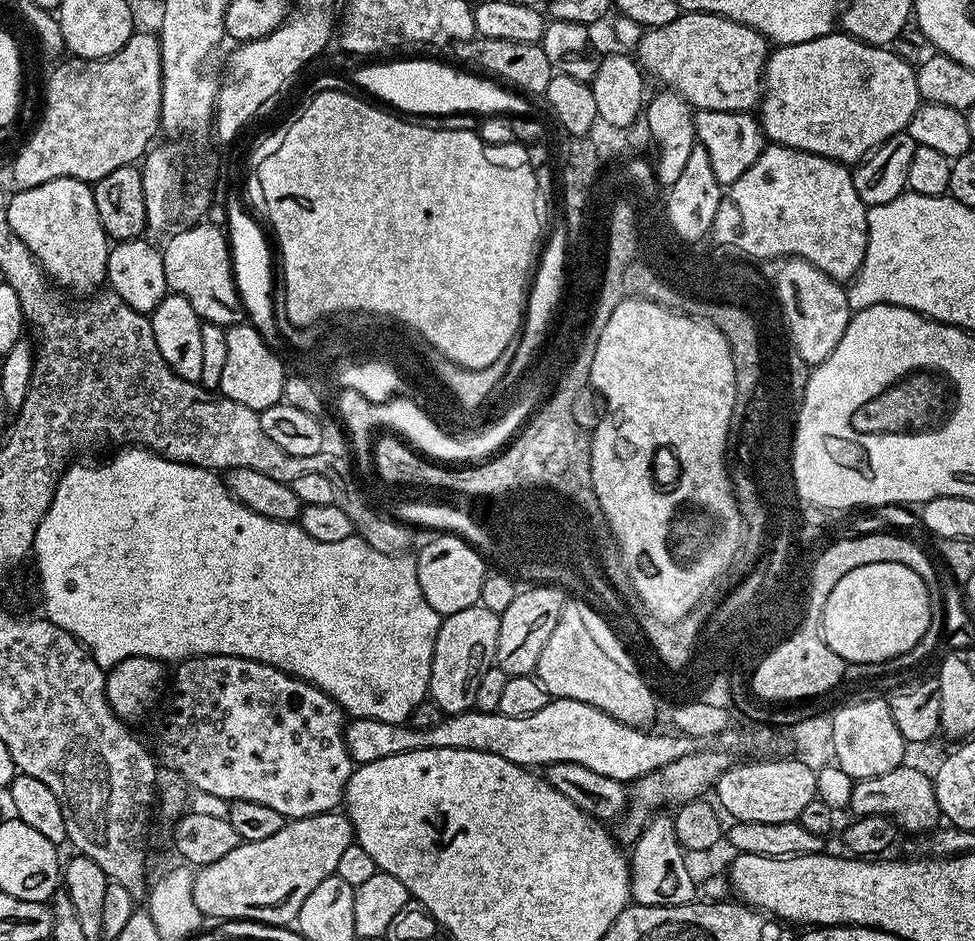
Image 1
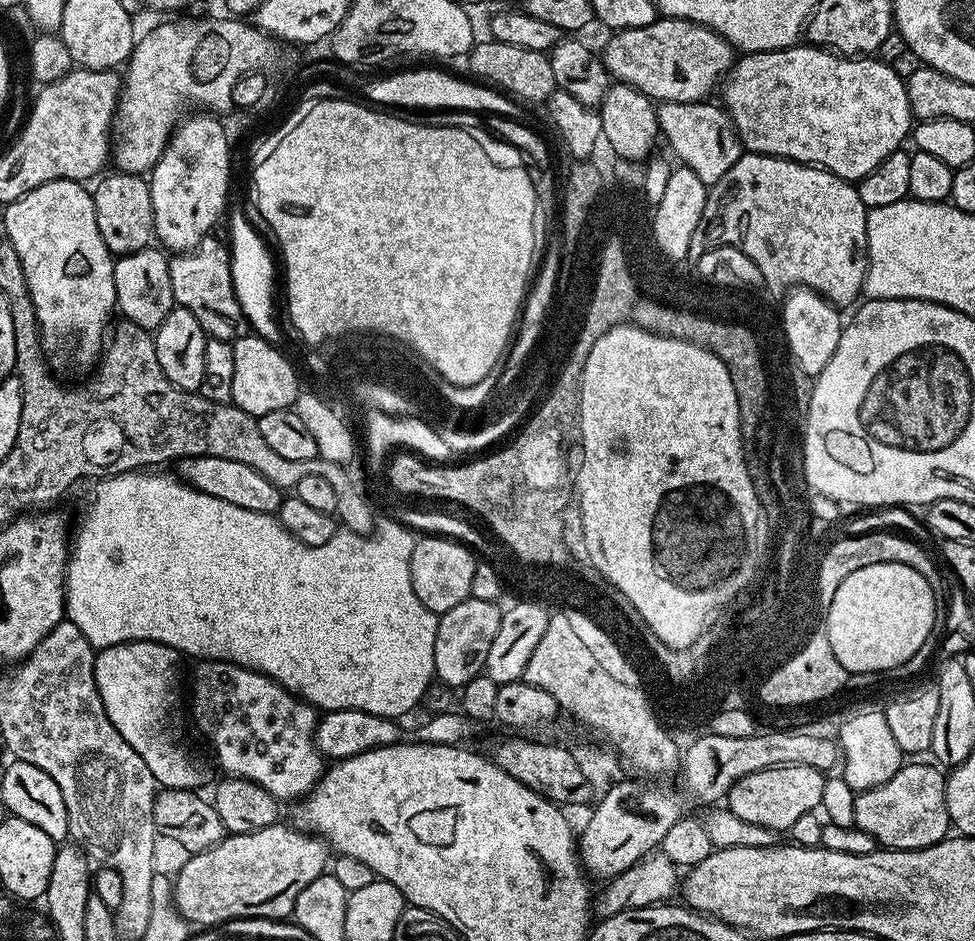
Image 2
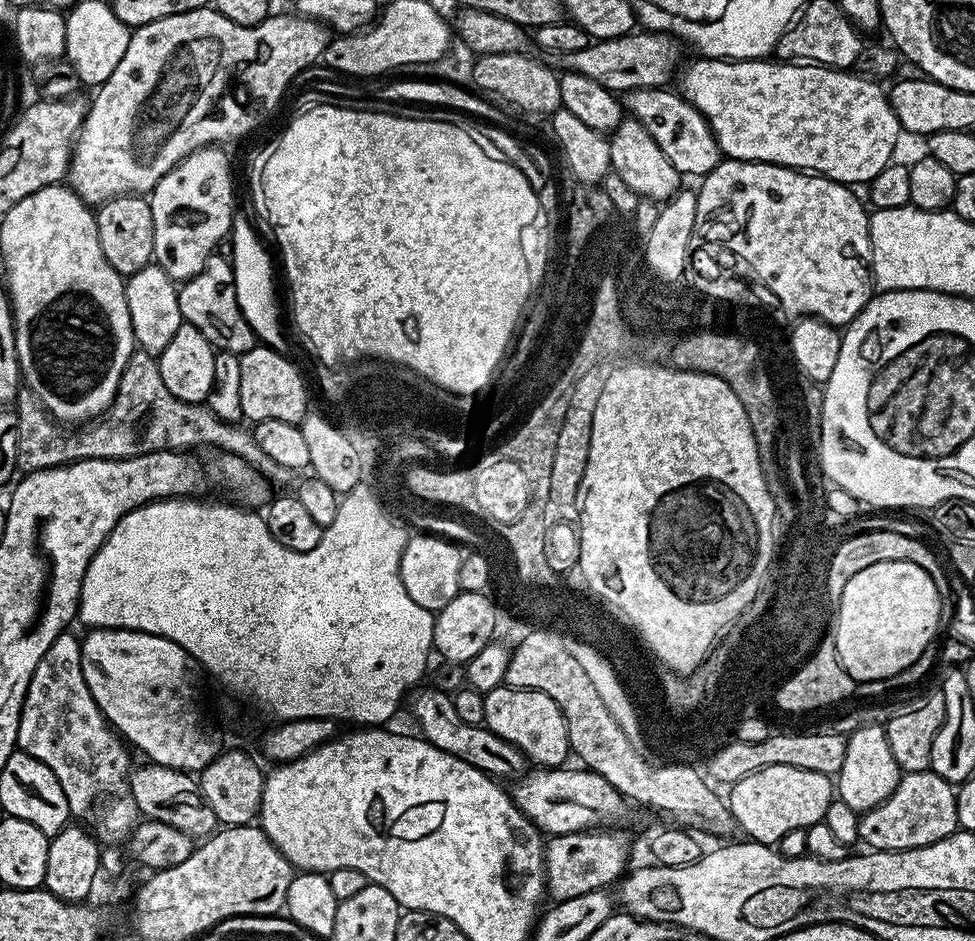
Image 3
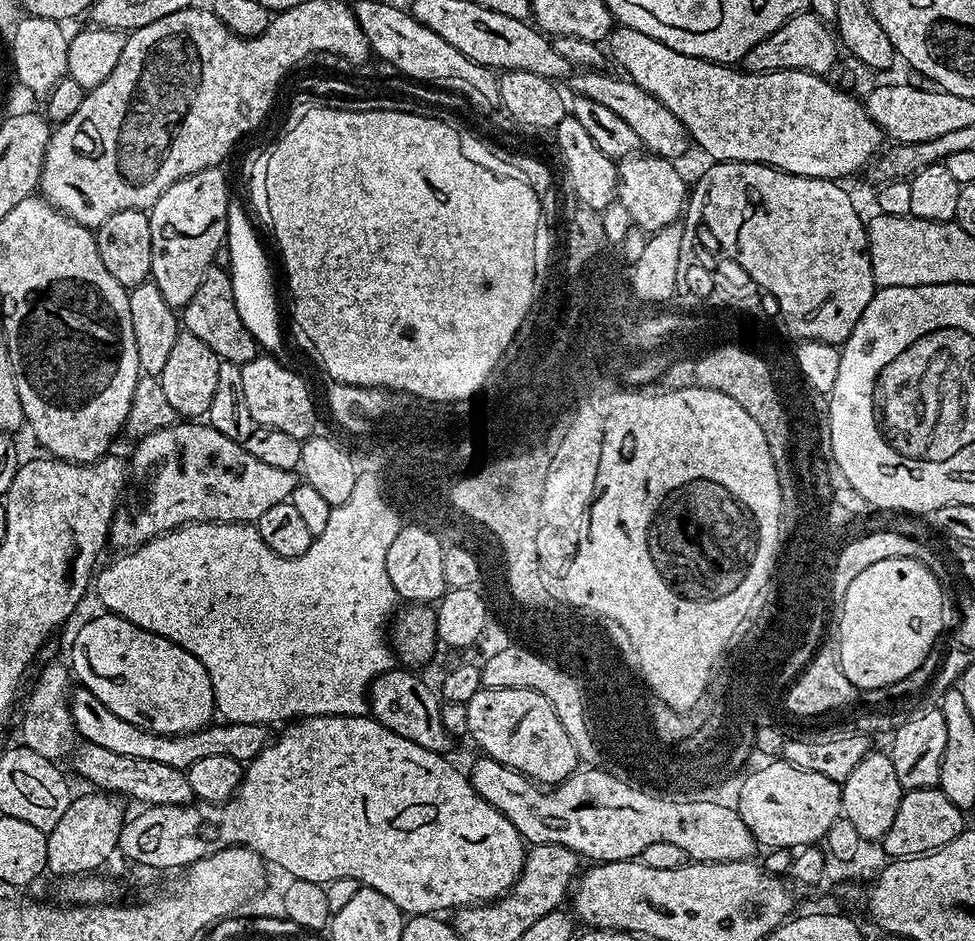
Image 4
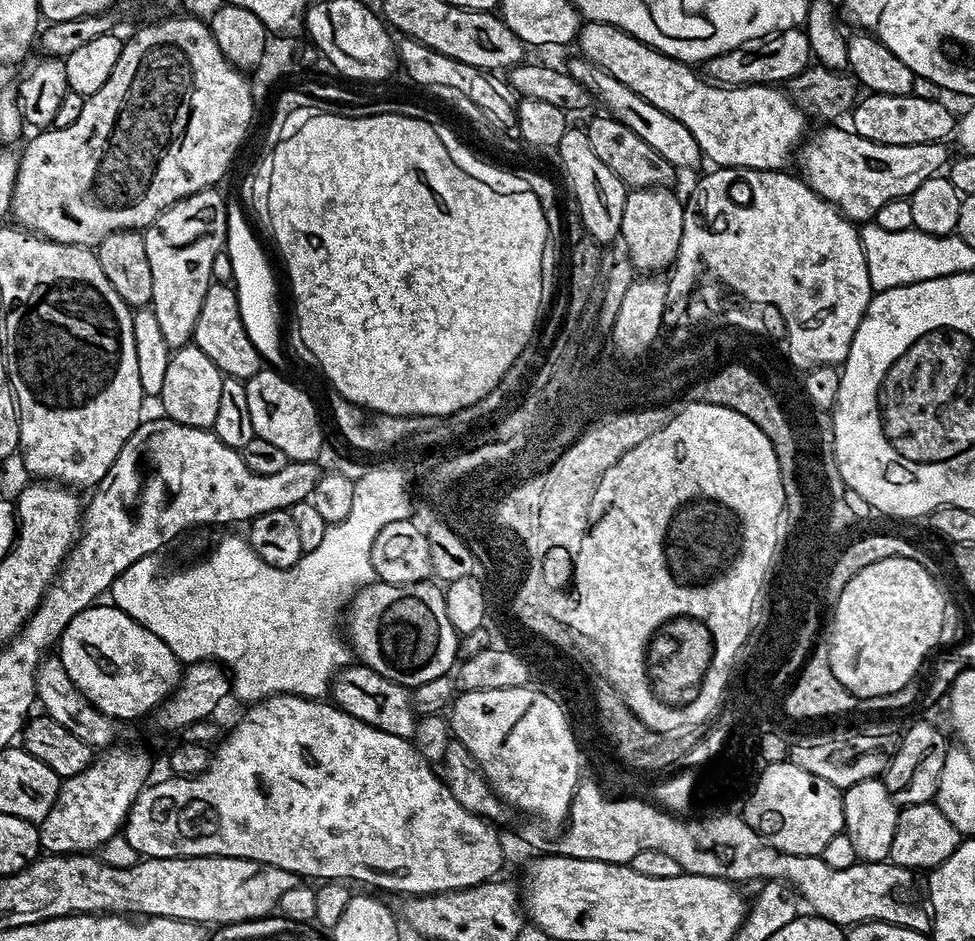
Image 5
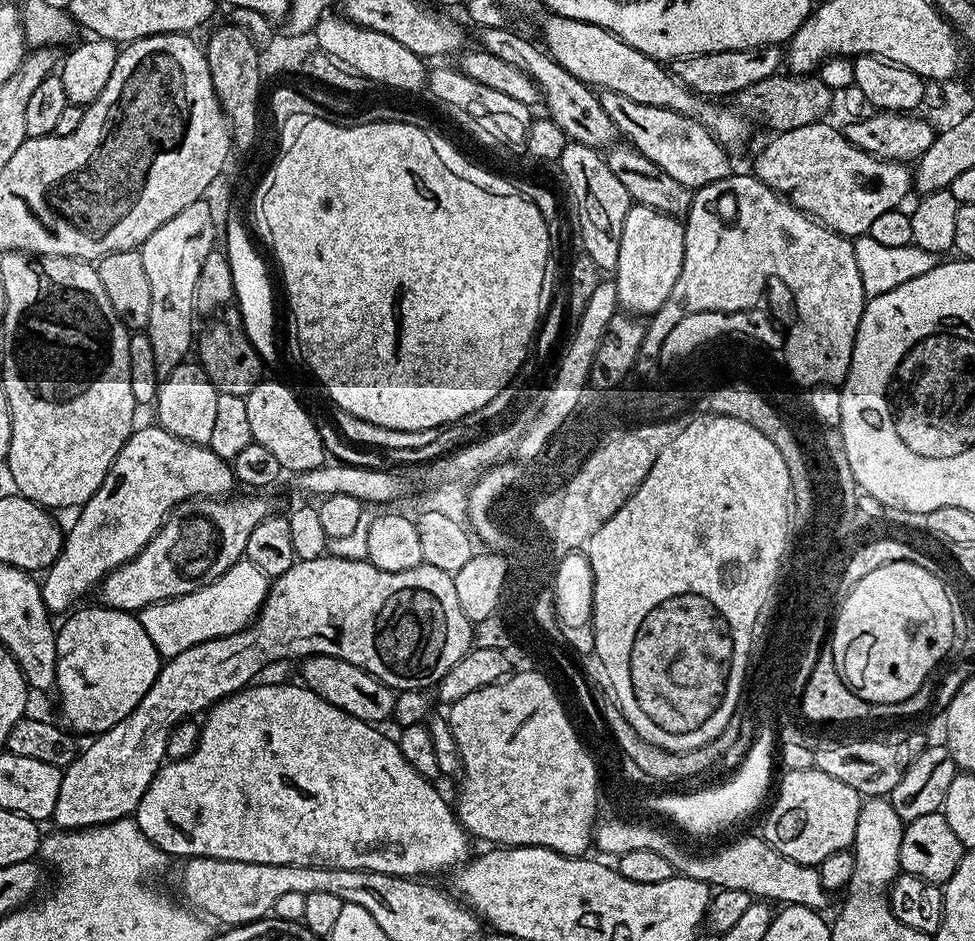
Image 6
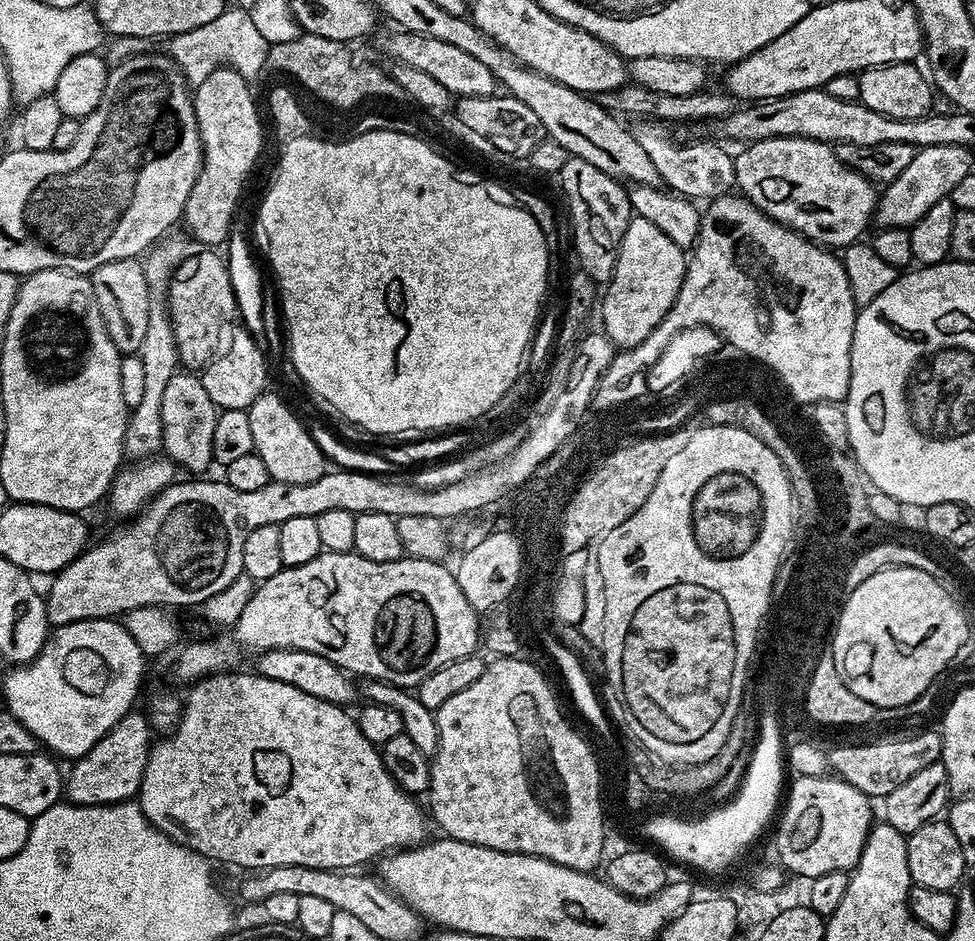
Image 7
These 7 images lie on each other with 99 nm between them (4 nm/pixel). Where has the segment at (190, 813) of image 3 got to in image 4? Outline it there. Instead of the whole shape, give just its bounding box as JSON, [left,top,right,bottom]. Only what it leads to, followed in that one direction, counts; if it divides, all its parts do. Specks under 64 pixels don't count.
[71,742,194,806]

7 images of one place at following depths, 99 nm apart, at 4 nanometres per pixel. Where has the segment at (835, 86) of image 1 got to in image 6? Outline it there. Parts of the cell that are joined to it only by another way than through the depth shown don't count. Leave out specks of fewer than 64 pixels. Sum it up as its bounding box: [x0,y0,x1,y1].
[540,14,749,146]

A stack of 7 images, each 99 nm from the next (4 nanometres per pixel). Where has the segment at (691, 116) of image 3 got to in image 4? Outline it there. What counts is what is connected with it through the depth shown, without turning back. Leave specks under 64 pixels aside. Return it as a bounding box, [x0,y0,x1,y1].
[566,70,690,162]

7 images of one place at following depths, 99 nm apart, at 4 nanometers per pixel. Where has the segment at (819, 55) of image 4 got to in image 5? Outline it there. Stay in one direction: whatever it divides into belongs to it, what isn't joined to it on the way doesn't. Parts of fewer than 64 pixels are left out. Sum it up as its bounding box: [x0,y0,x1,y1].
[702,27,813,88]

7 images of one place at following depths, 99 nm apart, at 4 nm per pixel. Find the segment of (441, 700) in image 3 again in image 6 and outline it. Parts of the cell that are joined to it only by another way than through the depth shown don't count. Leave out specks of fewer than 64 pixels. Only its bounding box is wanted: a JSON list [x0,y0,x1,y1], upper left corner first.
[299,656,397,726]

